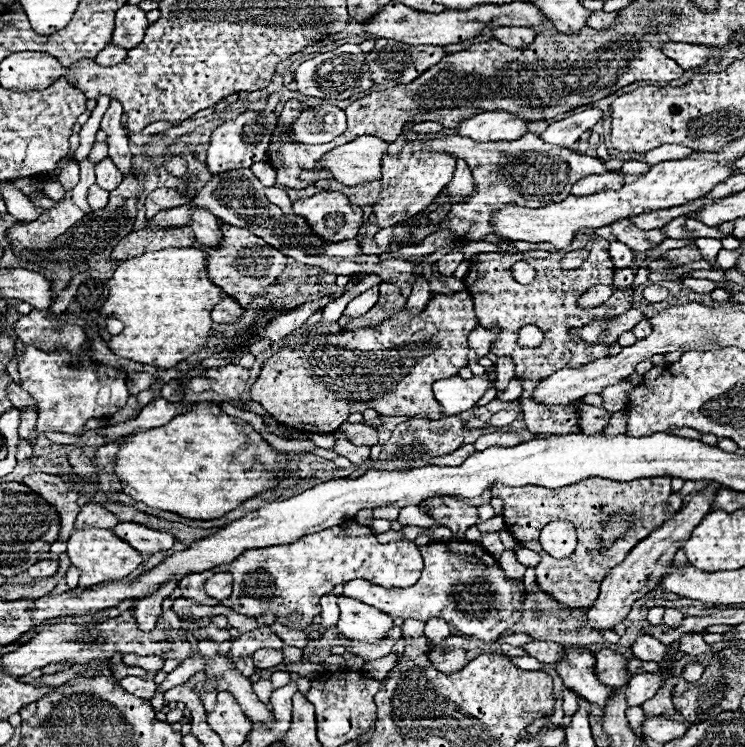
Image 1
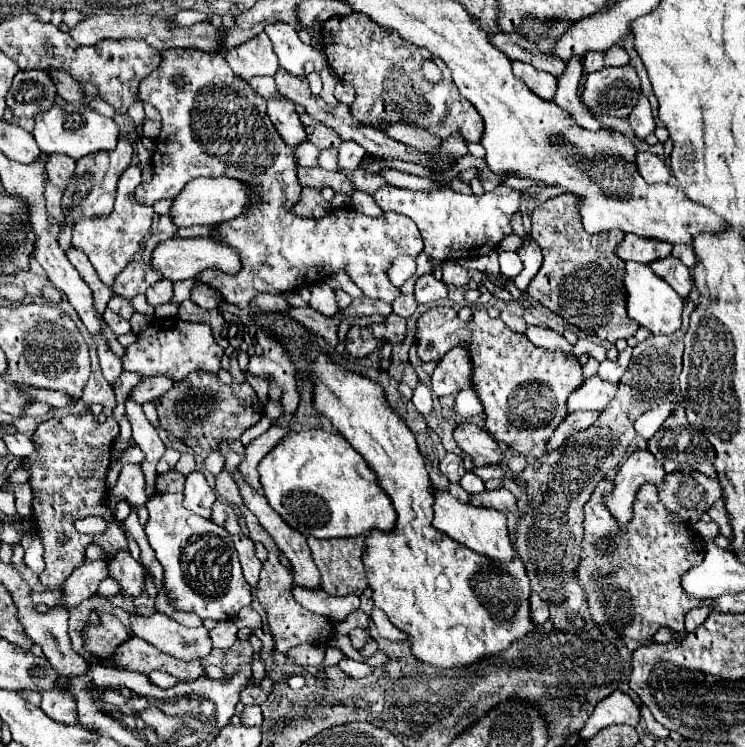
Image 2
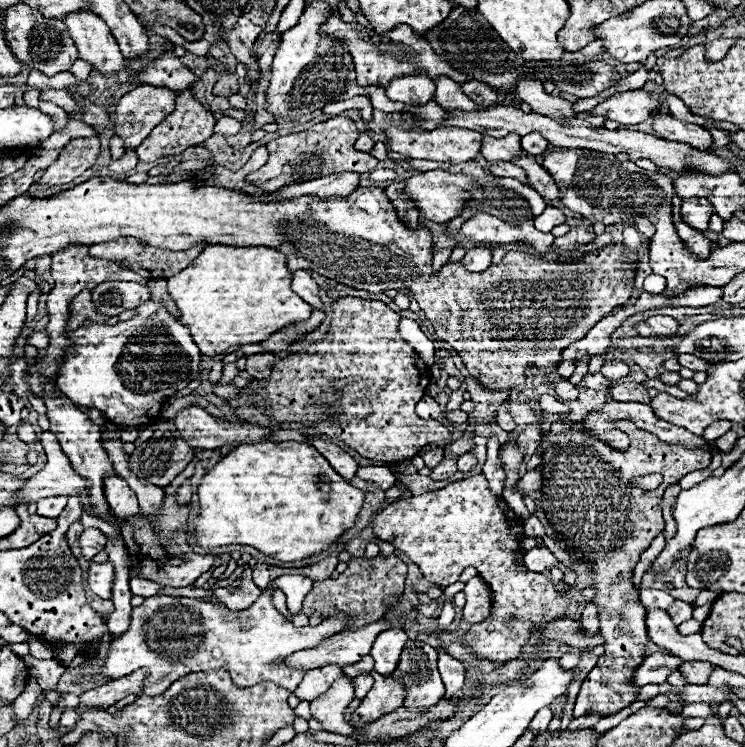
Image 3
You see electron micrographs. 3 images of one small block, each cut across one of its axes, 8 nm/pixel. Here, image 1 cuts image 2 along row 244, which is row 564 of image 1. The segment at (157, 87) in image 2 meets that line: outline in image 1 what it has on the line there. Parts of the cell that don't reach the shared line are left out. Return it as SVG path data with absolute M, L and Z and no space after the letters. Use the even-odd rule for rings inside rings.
M344 522L340 526L308 534L292 544L248 550L232 564L220 566L220 572L230 572L234 576L230 598L222 602L210 598L204 590L206 580L202 574L186 576L184 582L178 584L184 592L182 596L206 606L222 604L238 614L252 618L260 616L264 610L272 610L280 624L288 624L288 616L298 612L302 614L302 620L296 624L296 630L304 630L312 624L312 618L320 614L320 598L336 584L362 578L384 588L408 588L414 586L420 578L422 556L414 542L396 540L380 544L368 526L360 526L358 522Z

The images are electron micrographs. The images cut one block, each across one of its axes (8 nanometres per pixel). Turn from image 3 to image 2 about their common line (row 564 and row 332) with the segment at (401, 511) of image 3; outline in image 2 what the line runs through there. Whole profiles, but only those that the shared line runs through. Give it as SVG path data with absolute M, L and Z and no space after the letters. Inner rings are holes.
M436 306L426 310L418 318L418 356L424 362L438 362L448 351L459 346L462 340L468 340L468 352L472 356L472 388L476 390L484 412L486 412L486 428L494 436L494 440L504 442L508 448L516 450L522 456L536 456L540 458L546 452L548 438L552 438L556 426L566 418L566 400L568 396L580 388L584 382L582 364L576 356L566 354L562 350L546 350L534 346L526 334L518 334L510 330L502 320L494 320L486 314L486 310L478 308L474 312L472 322L462 322L456 318L456 310L448 306Z

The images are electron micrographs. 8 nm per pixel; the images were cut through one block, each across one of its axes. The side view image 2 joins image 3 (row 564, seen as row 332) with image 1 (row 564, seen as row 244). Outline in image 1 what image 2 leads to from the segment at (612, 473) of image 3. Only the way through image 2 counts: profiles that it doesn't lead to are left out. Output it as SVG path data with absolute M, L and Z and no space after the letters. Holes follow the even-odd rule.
M640 478L640 486L622 486L622 482L608 480L584 480L576 486L558 489L542 486L494 486L492 494L504 500L502 516L506 528L524 548L540 550L540 532L554 520L568 520L574 524L578 534L576 550L560 560L542 554L542 562L536 566L536 582L540 590L568 608L590 608L598 598L602 578L618 562L622 562L640 540L658 530L664 520L672 518L664 512L668 496L672 494L670 478ZM602 514L628 516L632 522L632 526L608 550L600 550L600 536L604 530Z

